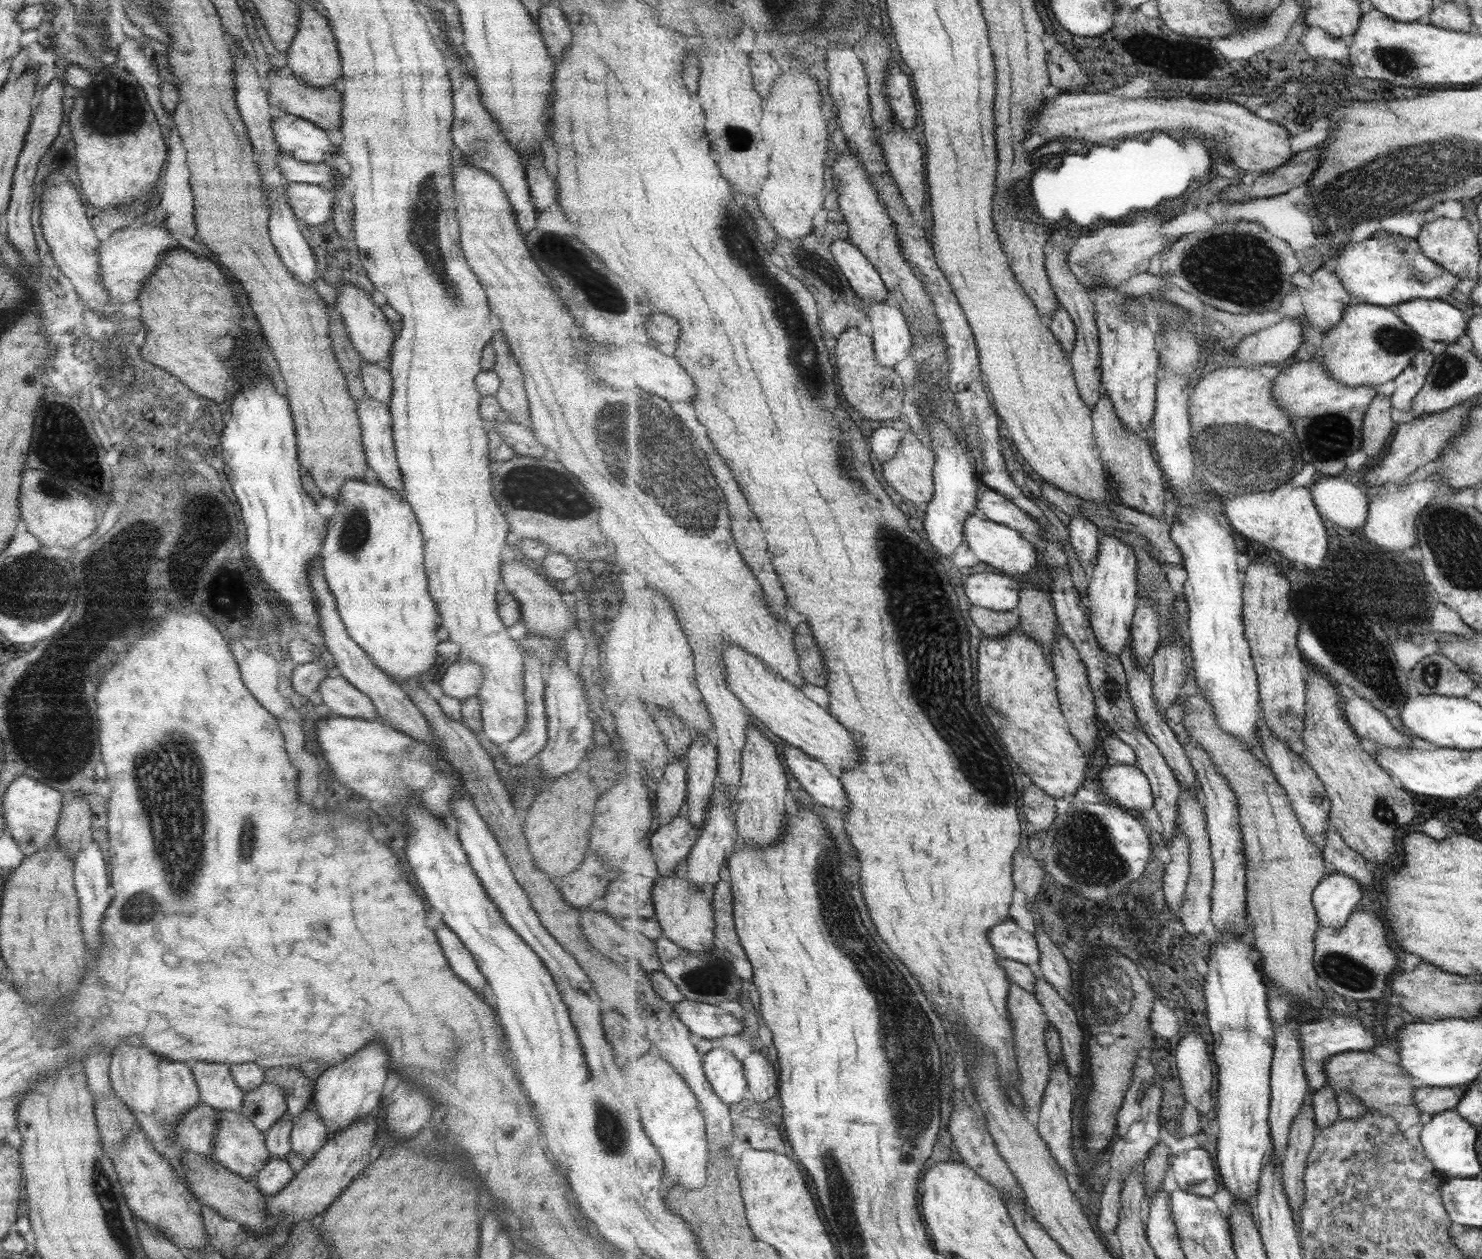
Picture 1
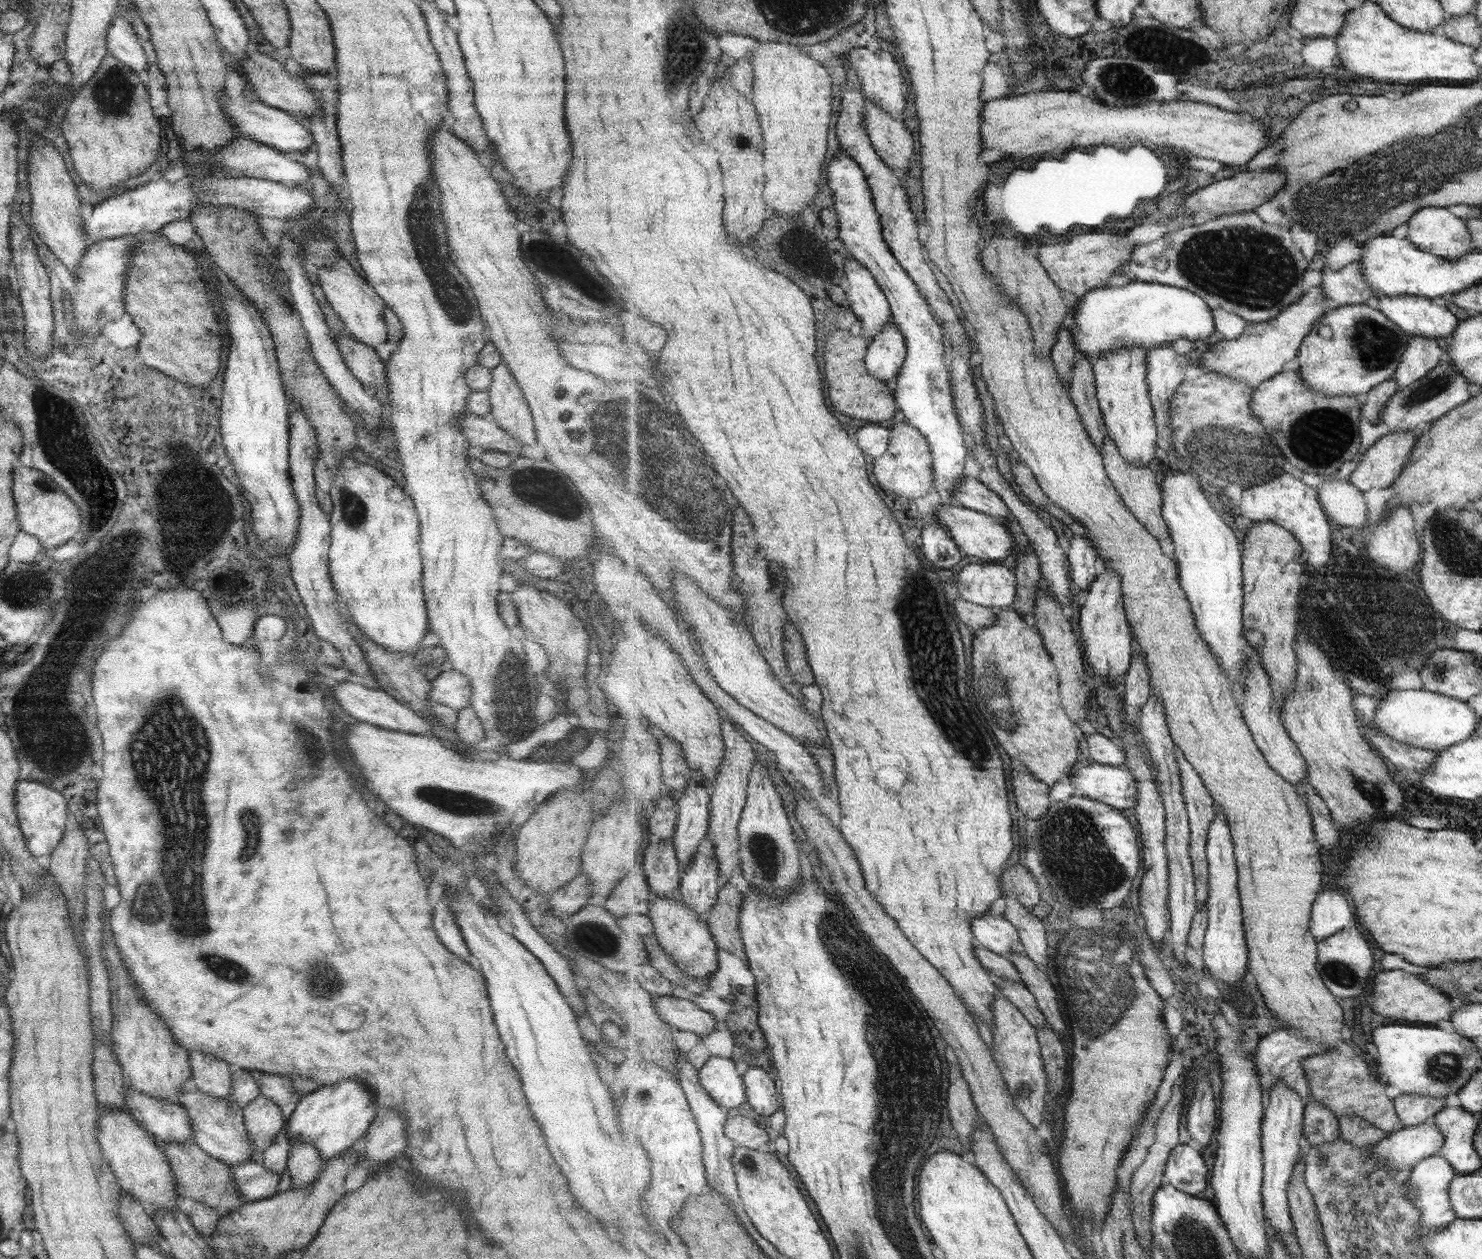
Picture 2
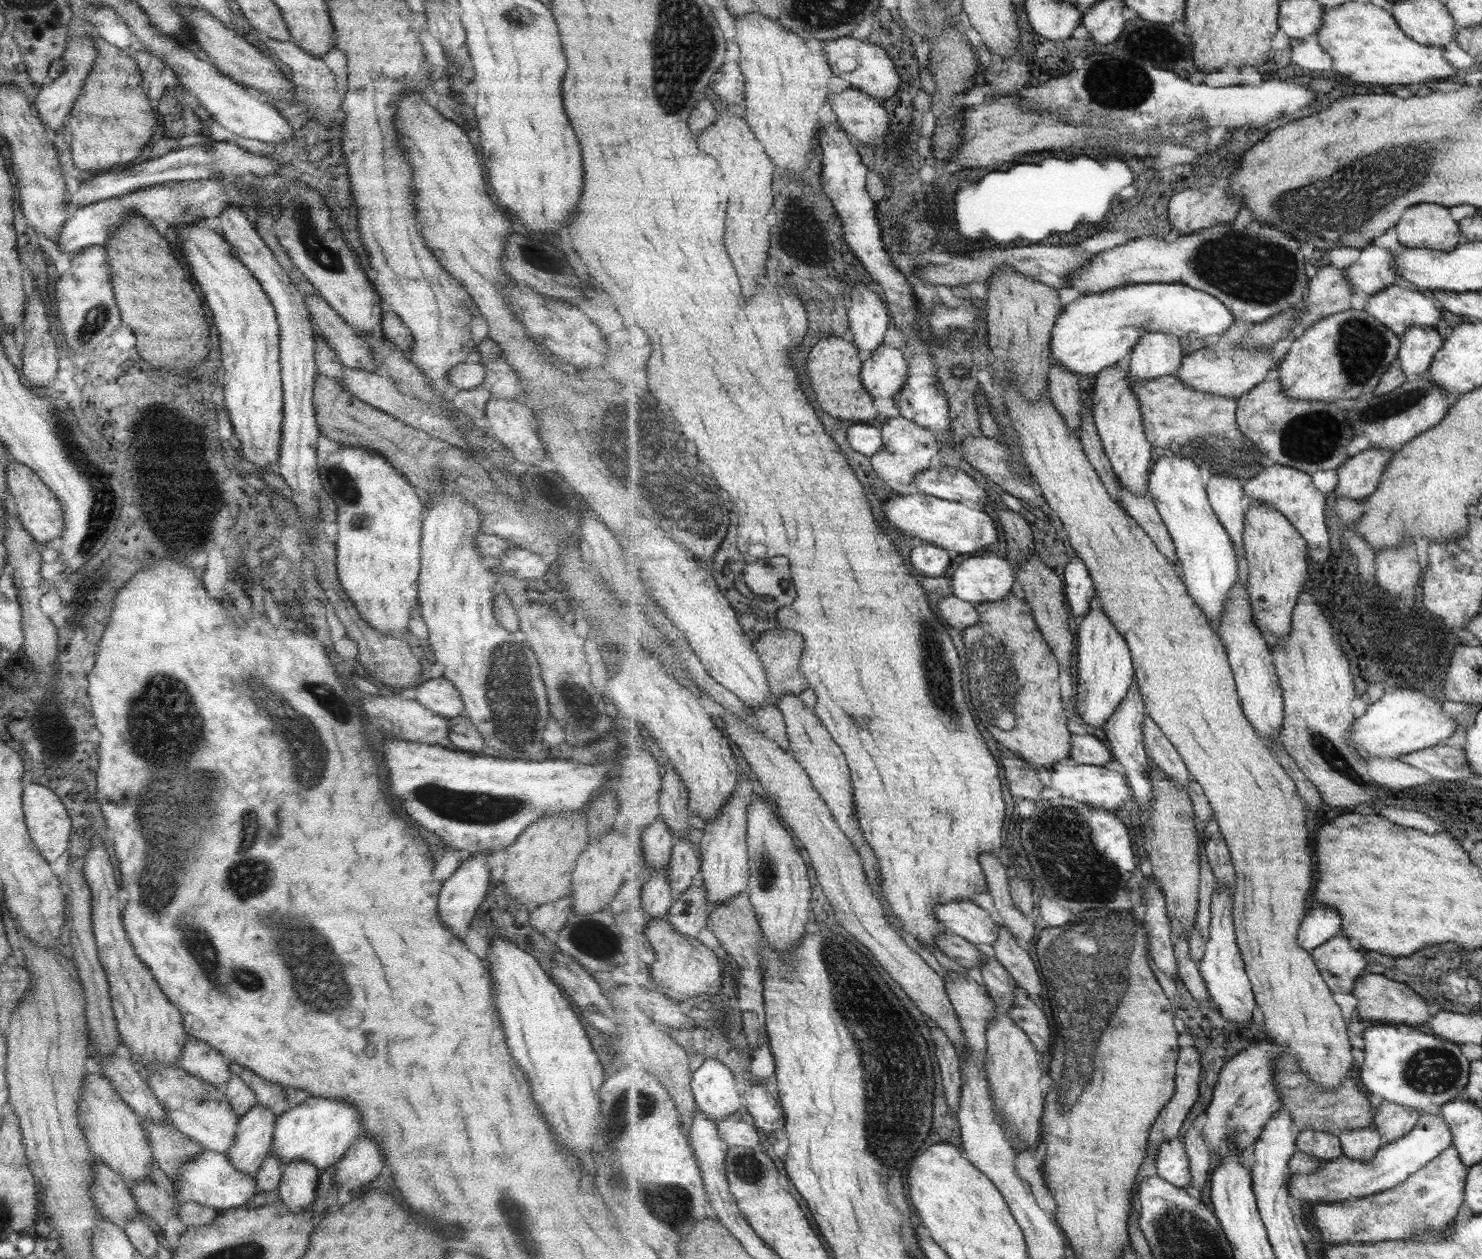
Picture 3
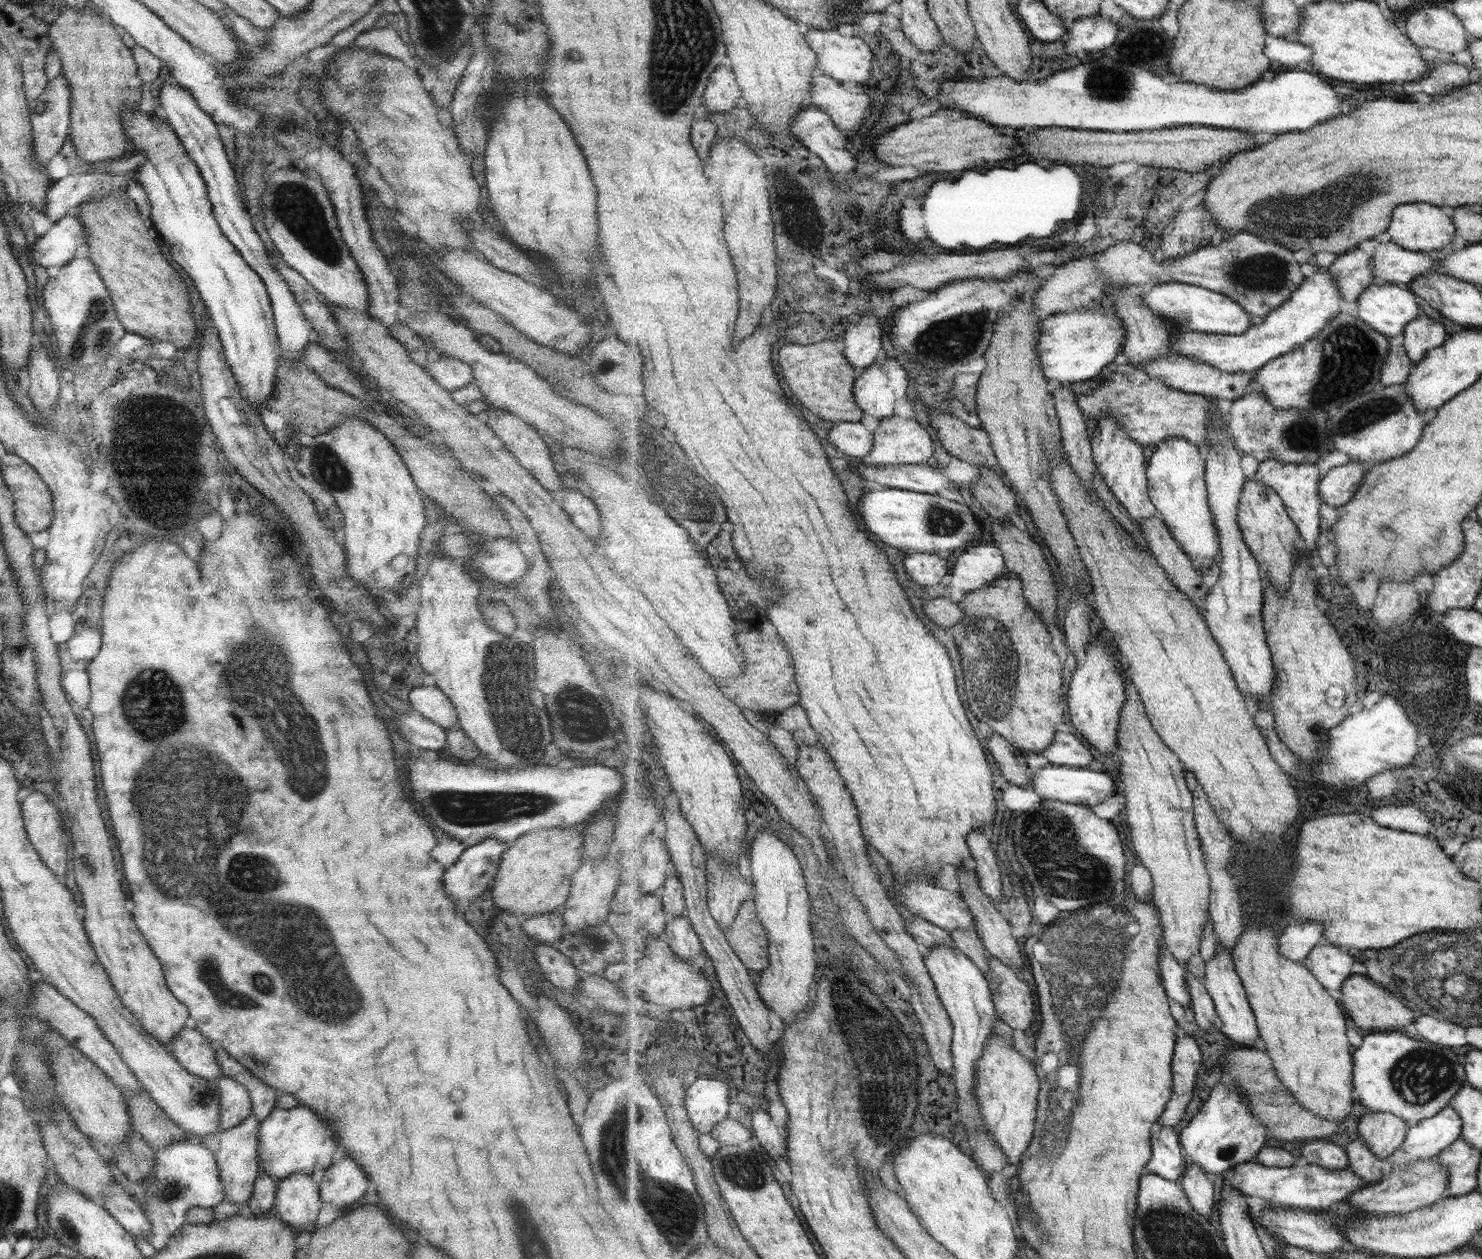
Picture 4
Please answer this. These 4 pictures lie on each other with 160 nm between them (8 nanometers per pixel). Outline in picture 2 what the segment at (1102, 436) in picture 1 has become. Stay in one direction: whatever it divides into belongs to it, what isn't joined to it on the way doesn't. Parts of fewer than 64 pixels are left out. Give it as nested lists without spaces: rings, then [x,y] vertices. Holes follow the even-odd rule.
[[[1106,435],[1104,449],[1101,450],[1104,455],[1104,465],[1108,471],[1109,479],[1112,479],[1113,485],[1117,488],[1119,495],[1123,498],[1125,505],[1133,512],[1133,515],[1140,520],[1153,536],[1159,540],[1169,540],[1171,538],[1170,530],[1167,528],[1167,522],[1163,515],[1163,489],[1157,480],[1157,472],[1143,466],[1132,466],[1123,456],[1121,456],[1119,447],[1113,442],[1113,439]]]

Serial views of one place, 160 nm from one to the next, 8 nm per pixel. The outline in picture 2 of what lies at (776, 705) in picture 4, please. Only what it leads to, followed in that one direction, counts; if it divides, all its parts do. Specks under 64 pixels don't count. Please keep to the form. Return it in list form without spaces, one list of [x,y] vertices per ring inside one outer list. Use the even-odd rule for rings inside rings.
[[[792,623],[784,628],[784,651],[793,678],[802,685],[816,684],[815,674],[808,661],[808,651],[800,630]]]

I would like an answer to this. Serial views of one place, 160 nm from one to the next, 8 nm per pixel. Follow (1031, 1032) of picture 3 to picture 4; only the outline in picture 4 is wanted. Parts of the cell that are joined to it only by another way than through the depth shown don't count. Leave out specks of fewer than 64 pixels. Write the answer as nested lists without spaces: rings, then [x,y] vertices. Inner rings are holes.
[[[991,955],[989,967],[991,972],[986,977],[993,990],[993,1002],[998,1016],[1015,1030],[1029,1030],[1037,1012],[1033,990],[1001,959]]]

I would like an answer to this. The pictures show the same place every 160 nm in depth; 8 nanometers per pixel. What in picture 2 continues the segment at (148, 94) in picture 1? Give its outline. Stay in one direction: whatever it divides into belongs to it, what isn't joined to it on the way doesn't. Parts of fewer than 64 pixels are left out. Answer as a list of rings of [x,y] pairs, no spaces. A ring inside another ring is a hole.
[[[115,15],[105,32],[106,55],[129,68],[133,74],[144,78],[148,63],[141,44],[132,30],[131,22]]]

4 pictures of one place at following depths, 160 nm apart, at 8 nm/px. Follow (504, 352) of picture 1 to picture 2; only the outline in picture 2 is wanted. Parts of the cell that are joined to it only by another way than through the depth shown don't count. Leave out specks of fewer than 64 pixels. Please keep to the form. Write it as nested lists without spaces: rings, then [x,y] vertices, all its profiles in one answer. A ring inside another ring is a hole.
[[[499,363],[495,368],[490,370],[490,383],[486,388],[488,396],[489,412],[488,417],[492,419],[499,428],[505,431],[515,442],[523,446],[535,444],[535,433],[529,407],[523,398],[522,392],[516,385],[513,376],[507,370],[503,363]]]

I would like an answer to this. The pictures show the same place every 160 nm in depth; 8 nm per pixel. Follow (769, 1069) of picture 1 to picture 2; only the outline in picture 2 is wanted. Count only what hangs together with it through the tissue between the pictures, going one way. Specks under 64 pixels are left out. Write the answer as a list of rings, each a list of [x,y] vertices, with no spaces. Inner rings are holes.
[[[748,1067],[743,1075],[748,1104],[756,1113],[767,1118],[783,1106],[782,1092],[777,1092],[773,1076],[761,1067]]]

